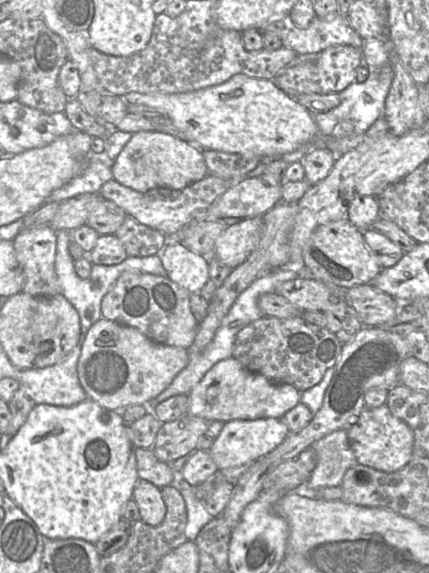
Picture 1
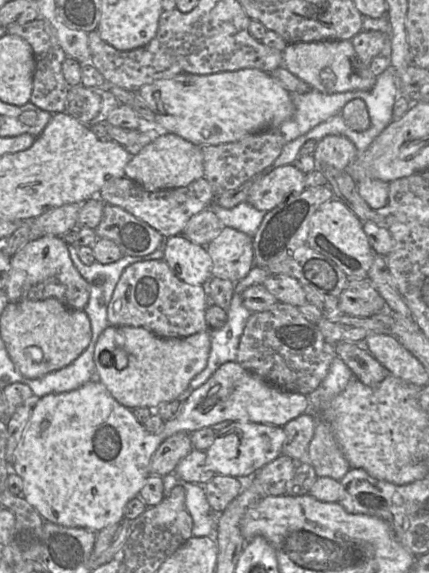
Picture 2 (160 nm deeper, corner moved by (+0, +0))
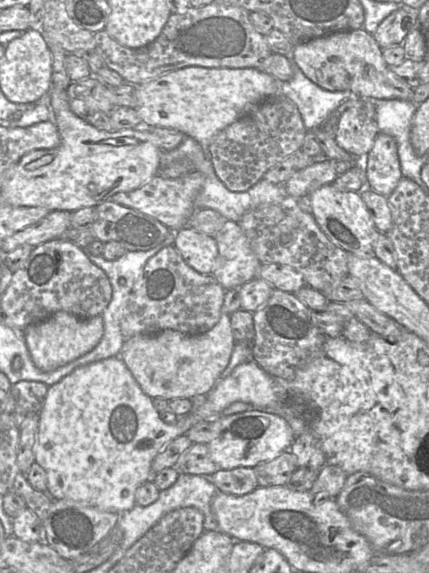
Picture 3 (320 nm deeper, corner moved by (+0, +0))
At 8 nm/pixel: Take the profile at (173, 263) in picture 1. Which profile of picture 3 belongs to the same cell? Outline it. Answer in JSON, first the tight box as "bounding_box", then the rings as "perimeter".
{"bounding_box":[173,228,218,276],"perimeter":[[[182,228],[176,233],[173,245],[189,267],[200,274],[213,276],[218,257],[214,236]]]}

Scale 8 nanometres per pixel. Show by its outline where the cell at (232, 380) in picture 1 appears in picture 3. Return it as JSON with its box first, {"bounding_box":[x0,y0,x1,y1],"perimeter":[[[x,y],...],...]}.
{"bounding_box":[35,356,278,514],"perimeter":[[[119,356],[89,363],[76,368],[58,383],[49,386],[39,413],[35,463],[47,474],[47,490],[53,500],[73,500],[105,512],[121,514],[135,505],[136,490],[152,476],[151,464],[166,444],[183,436],[194,425],[204,422],[235,402],[252,405],[253,410],[275,406],[278,401],[274,377],[253,360],[237,365],[225,378],[220,378],[206,394],[205,402],[181,417],[174,424],[164,423],[152,405],[152,399],[143,393],[139,384]]]}

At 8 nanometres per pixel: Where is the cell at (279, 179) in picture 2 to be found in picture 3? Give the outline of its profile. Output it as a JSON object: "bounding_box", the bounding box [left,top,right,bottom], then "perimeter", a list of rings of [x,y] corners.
{"bounding_box":[282,160,338,196],"perimeter":[[[325,160],[316,162],[296,172],[282,184],[288,196],[309,196],[318,188],[333,183],[338,177],[334,167],[335,161]]]}

